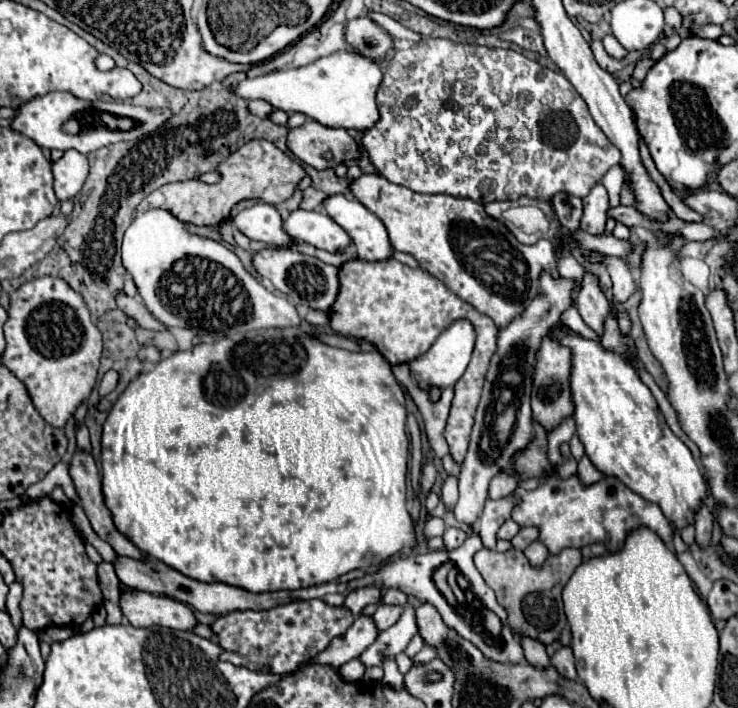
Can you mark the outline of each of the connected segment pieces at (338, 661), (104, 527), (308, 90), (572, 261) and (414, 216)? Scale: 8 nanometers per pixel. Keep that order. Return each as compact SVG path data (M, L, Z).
M359 615L355 623L349 627L345 637L339 637L321 653L321 657L313 659L313 663L323 663L323 665L333 665L333 669L339 669L343 663L359 657L369 645L375 643L379 631L377 625L371 617Z
M77 449L71 455L69 475L71 475L75 491L81 499L81 507L85 509L95 533L103 541L107 541L115 549L115 553L121 553L127 557L141 557L141 551L125 535L121 535L117 531L117 527L113 525L113 519L111 519L111 515L103 503L101 475L99 475L95 461L93 461L89 451Z
M335 51L327 57L287 71L273 71L253 81L243 81L235 87L235 93L245 99L263 99L275 109L287 113L299 111L321 125L343 127L343 129L369 129L377 123L377 105L375 91L381 83L381 65L373 59L367 59L355 51Z
M563 253L561 255L559 273L561 273L561 277L573 277L577 281L577 291L579 291L581 279L583 279L583 267L577 263L577 259L571 253Z
M363 173L359 179L351 181L349 189L359 203L363 203L383 221L395 251L413 255L425 271L443 281L453 293L457 293L463 301L471 303L477 311L489 315L497 323L497 327L509 325L509 321L513 321L513 317L517 317L521 309L525 309L525 305L537 295L537 281L541 269L553 269L553 273L557 273L553 245L547 239L541 239L535 245L519 243L503 221L489 217L483 205L473 199L415 193L409 187L389 183L383 175L377 173Z

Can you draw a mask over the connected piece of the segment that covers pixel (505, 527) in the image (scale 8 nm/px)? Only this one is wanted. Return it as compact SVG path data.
M507 519L507 521L499 527L499 531L497 531L497 539L513 539L513 537L519 533L519 529L521 529L519 523L515 523L513 519Z

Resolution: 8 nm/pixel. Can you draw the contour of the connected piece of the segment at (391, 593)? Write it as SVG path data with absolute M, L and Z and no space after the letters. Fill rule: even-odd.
M387 589L383 593L381 603L385 603L385 605L405 605L407 603L407 595L403 591L399 591L399 589Z

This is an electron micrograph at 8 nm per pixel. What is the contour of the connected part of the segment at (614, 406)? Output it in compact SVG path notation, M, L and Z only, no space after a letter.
M565 335L561 345L571 349L573 419L591 463L623 481L647 501L655 501L663 515L679 529L693 523L693 513L705 497L705 479L687 445L667 427L649 387L619 353L605 349L599 339Z

